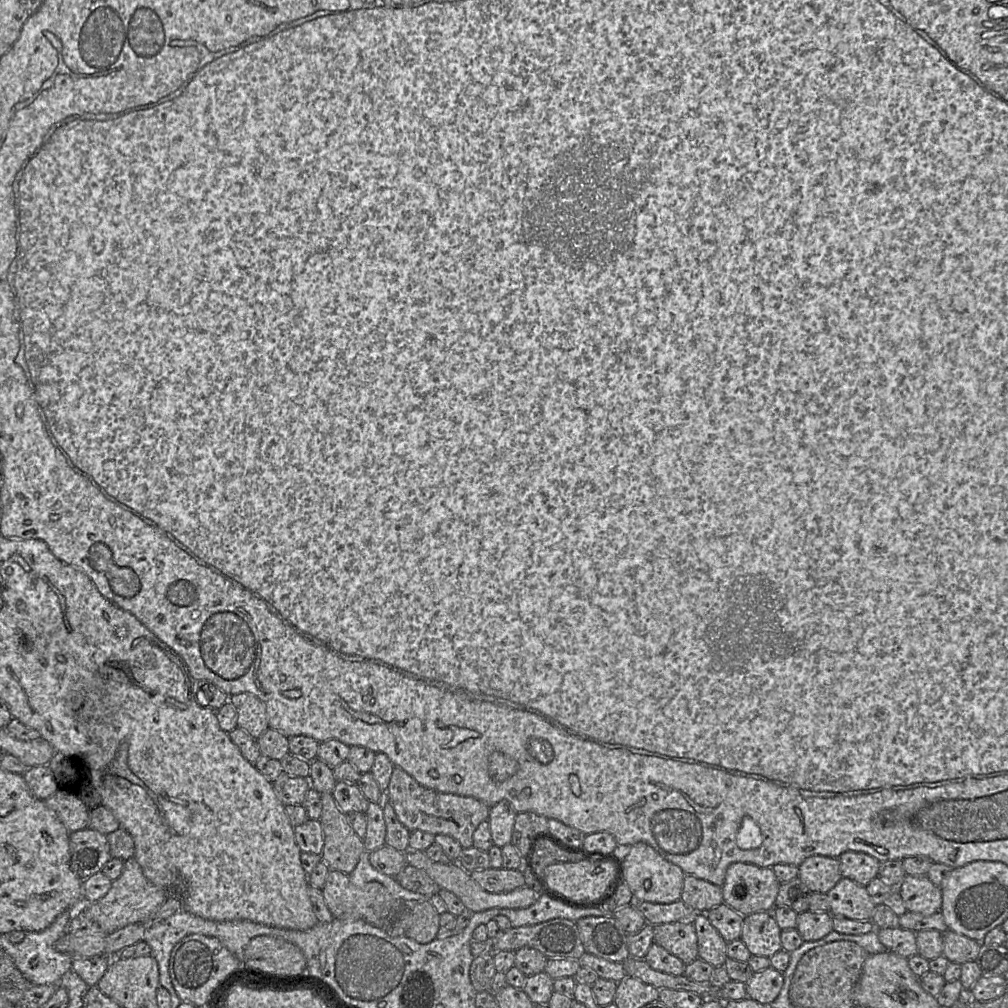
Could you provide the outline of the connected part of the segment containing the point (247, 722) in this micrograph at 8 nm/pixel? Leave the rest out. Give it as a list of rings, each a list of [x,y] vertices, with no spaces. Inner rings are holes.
[[[243,692],[230,696],[229,701],[237,710],[237,726],[255,740],[269,729],[266,706],[257,696]]]

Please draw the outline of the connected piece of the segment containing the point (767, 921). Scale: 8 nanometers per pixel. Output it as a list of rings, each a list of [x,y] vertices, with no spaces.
[[[756,912],[744,916],[740,940],[751,955],[772,957],[782,949],[781,929],[771,912]]]

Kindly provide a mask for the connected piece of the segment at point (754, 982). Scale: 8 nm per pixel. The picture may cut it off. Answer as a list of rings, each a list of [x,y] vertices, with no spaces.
[[[768,967],[755,972],[746,983],[747,997],[769,1006],[778,996],[783,986],[783,973]]]

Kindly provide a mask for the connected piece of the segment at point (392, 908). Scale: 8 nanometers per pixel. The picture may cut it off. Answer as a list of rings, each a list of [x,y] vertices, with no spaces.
[[[329,870],[322,893],[335,919],[361,919],[382,930],[389,929],[404,908],[404,902],[391,894],[381,883],[372,881],[357,887],[351,883],[347,874],[339,870]]]

